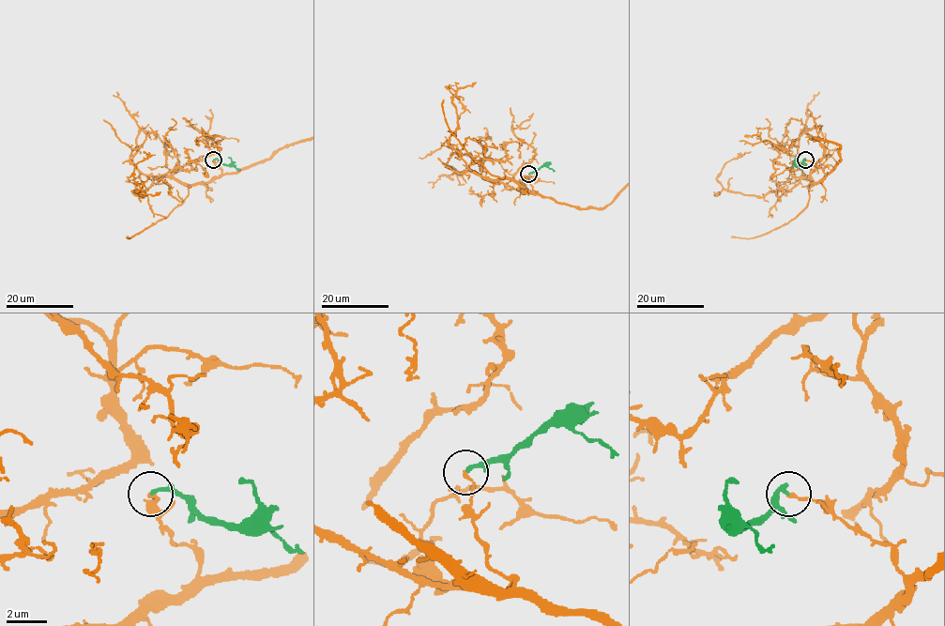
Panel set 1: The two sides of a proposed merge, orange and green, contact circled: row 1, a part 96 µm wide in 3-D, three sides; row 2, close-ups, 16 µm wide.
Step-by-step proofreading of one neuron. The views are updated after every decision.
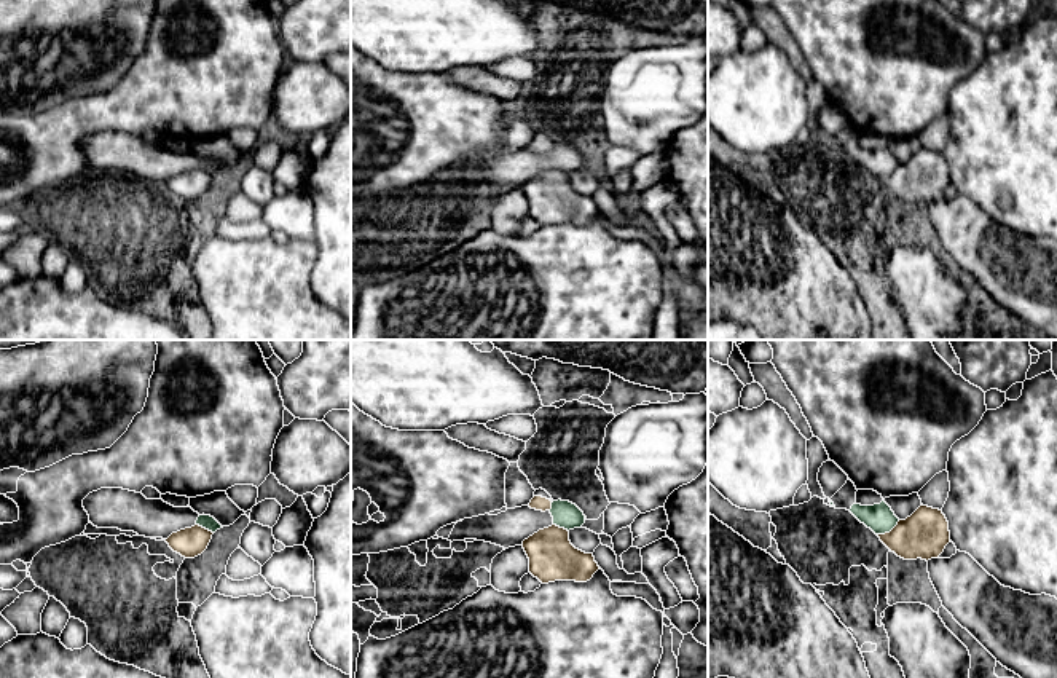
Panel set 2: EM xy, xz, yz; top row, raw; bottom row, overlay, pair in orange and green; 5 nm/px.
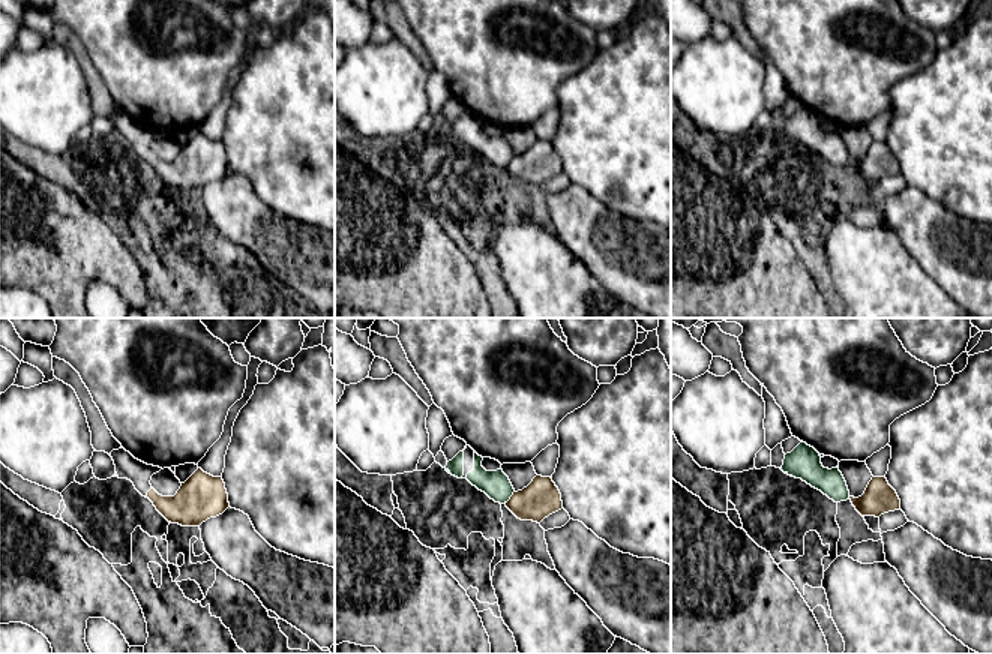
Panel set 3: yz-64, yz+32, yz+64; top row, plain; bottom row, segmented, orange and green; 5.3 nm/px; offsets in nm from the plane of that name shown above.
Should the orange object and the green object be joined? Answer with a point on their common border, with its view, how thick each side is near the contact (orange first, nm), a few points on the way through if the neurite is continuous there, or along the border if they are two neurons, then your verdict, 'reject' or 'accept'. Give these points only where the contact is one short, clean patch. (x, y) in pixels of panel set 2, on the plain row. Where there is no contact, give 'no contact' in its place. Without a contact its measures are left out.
yz (890, 174) | 240/150 nm | along yz (899, 163), (888, 174), (877, 177) | reject

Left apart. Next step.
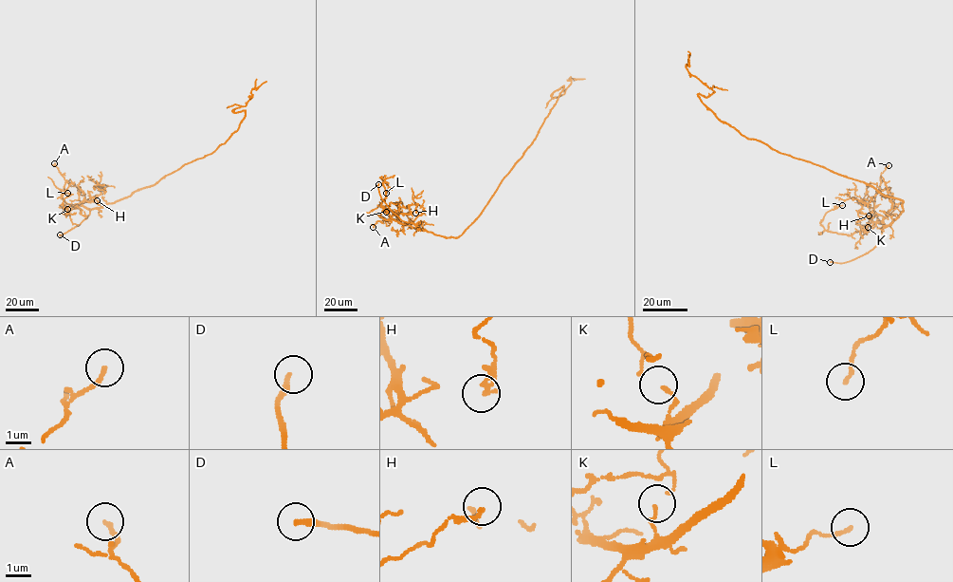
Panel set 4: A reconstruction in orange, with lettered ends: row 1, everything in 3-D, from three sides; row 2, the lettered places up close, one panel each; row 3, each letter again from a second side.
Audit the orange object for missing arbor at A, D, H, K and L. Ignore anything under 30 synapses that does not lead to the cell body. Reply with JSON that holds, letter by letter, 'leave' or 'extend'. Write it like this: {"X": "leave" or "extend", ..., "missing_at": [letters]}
{"A": "leave", "D": "extend", "H": "leave", "K": "leave", "L": "leave", "missing_at": ["D"]}

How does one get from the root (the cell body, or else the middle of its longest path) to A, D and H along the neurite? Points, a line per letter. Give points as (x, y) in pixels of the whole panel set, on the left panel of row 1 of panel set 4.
A: (174, 172), (129, 196), (88, 209), (69, 204), (63, 198), (61, 194), (65, 180), (54, 163)
D: (174, 172), (129, 196), (91, 209), (78, 225), (60, 234)
H: (174, 172), (153, 185), (100, 207), (72, 205), (84, 200), (91, 201), (92, 197), (99, 204), (97, 200)

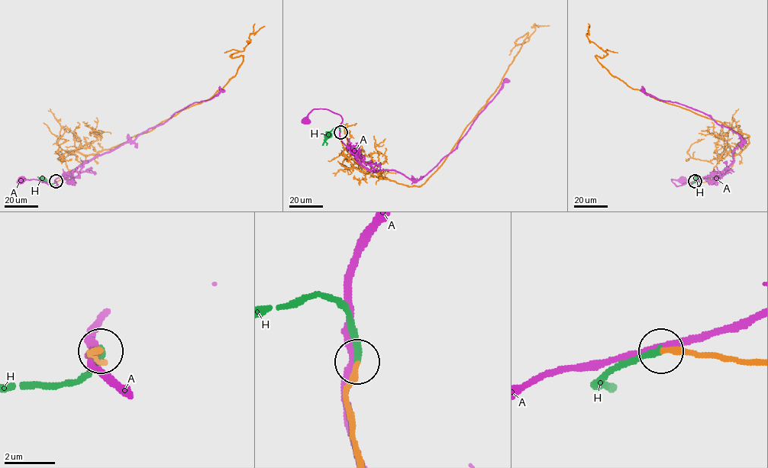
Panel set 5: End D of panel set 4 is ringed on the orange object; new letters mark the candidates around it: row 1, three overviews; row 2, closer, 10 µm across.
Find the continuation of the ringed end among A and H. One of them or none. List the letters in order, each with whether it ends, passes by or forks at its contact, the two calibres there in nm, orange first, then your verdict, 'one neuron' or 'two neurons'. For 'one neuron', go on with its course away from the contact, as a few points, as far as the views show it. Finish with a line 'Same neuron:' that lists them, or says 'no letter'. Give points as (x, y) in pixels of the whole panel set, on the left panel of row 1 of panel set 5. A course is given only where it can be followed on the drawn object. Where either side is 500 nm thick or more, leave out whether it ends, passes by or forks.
A: it passes by; calibres 280 and 280 nm; two neurons
H: it ends; calibres 240 and 260 nm; one neuron; course (55, 181), (49, 183), (44, 179)
Same neuron: H

